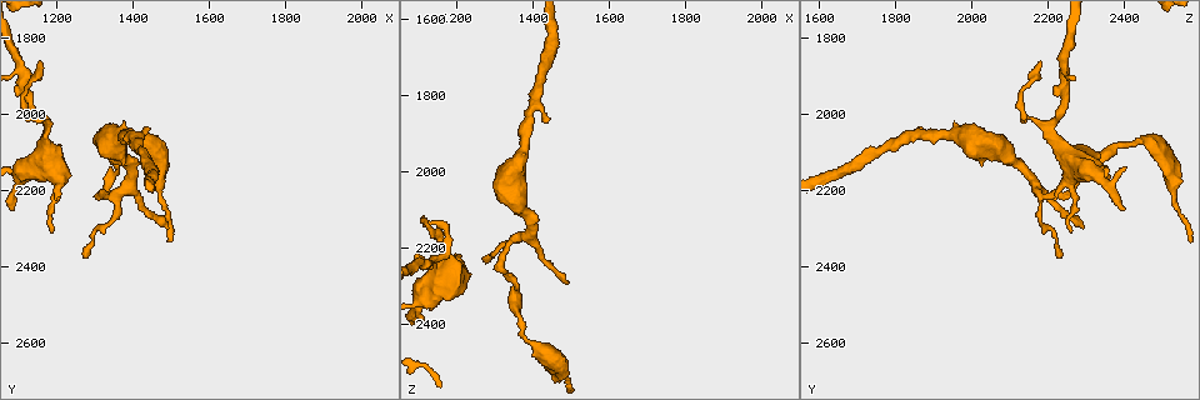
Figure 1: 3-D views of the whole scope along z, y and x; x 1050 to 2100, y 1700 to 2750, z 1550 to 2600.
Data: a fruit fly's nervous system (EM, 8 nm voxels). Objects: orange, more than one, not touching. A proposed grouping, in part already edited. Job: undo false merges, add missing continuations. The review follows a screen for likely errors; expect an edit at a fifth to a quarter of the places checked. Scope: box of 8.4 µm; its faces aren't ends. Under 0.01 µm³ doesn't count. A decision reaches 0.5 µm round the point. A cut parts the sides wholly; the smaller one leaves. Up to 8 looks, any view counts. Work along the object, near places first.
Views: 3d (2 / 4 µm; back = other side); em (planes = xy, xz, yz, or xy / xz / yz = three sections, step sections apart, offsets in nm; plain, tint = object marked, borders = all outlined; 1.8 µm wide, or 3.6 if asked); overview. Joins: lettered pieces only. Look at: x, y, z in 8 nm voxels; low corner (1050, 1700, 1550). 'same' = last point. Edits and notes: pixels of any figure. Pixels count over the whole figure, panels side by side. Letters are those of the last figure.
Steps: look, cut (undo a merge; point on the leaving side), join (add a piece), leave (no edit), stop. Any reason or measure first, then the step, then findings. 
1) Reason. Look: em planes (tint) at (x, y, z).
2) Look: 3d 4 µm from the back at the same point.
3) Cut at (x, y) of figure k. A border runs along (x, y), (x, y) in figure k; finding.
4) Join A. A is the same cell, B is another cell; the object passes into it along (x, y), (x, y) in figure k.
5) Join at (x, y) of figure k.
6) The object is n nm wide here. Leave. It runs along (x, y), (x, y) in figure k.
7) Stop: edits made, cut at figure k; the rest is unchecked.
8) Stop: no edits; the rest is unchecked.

Calibre changes. Look: em xy step 16 (tint) at (1355, 2105, 2100).

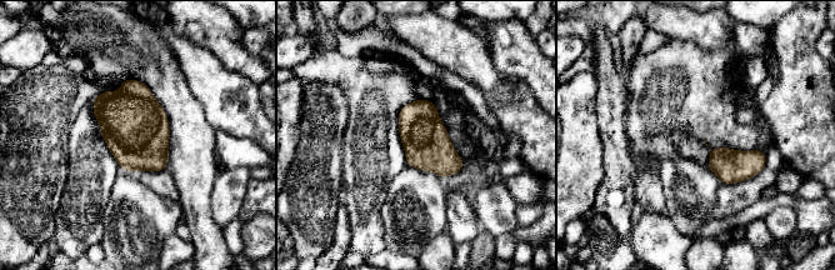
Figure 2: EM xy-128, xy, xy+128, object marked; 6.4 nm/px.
Cut it another way. Look: em planes (tint) at the same point.

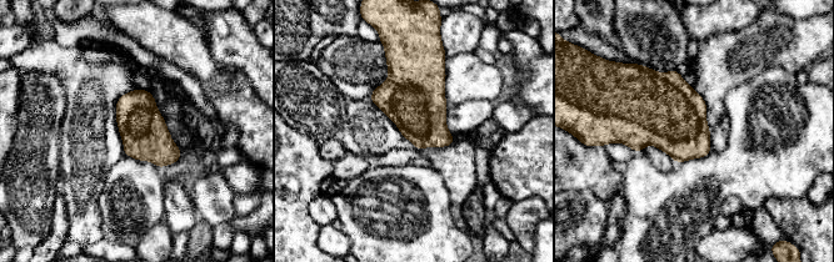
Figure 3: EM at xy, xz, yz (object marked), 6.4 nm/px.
What lies round it. Look: em planes (borders) at the same point.

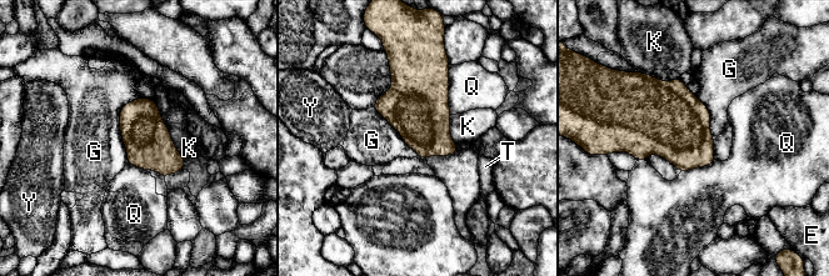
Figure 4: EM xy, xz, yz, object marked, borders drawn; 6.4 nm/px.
Leave. E, G, K, Q, T and Y are other cells; a border runs along (140, 96), (120, 110), (128, 162) in figure 4; all the same neuron.

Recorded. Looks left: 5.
Thin end. Look: em planes (borders) at (1200, 2225, 2220).

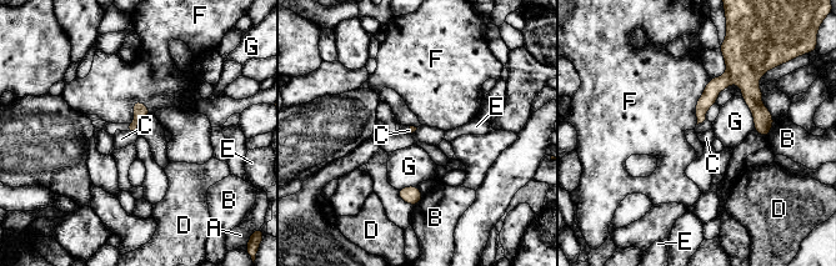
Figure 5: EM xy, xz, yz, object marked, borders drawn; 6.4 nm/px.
Leave. A, B, C, D, E, F and G are other cells; a border runs along (129, 130), (135, 131) in figure 5; none of them fits.

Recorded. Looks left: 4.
Thick turns thin. Look: 3d 2 µm from the back at (1465, 2170, 2520).

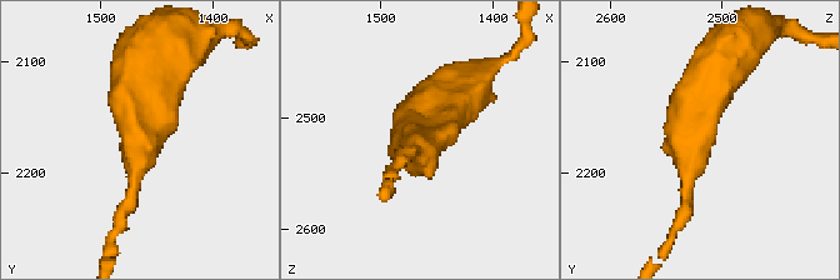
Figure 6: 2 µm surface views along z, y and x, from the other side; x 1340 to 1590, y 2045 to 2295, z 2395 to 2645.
Shape alone is not enough. Look: em 3.6 µm yz step 8 (tint) at (1466, 2172, 2524).

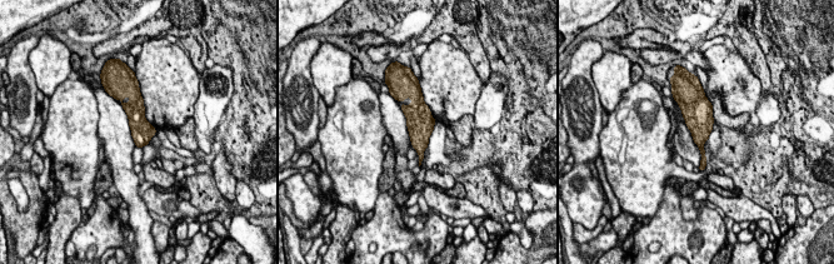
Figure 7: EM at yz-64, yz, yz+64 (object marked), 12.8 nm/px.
Cut it another way. Look: em 3.6 µm planes (borders) at the same point.

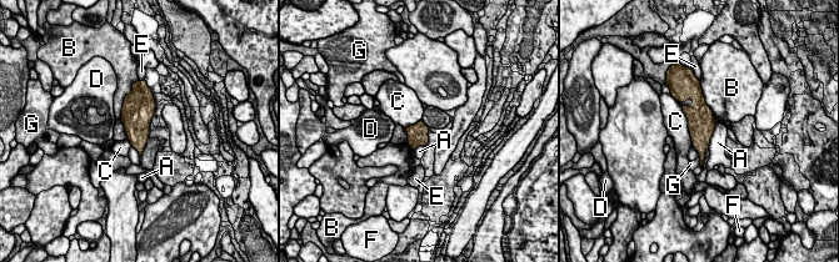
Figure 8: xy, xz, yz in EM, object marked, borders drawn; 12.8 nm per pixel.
The object is 280 nm wide here; the longest contact is with C, 550 nm. Leave. A, B, C, D, E, F and G are other cells; all the same neuron.

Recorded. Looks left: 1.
Stop: no edits; the rest is unchecked.

